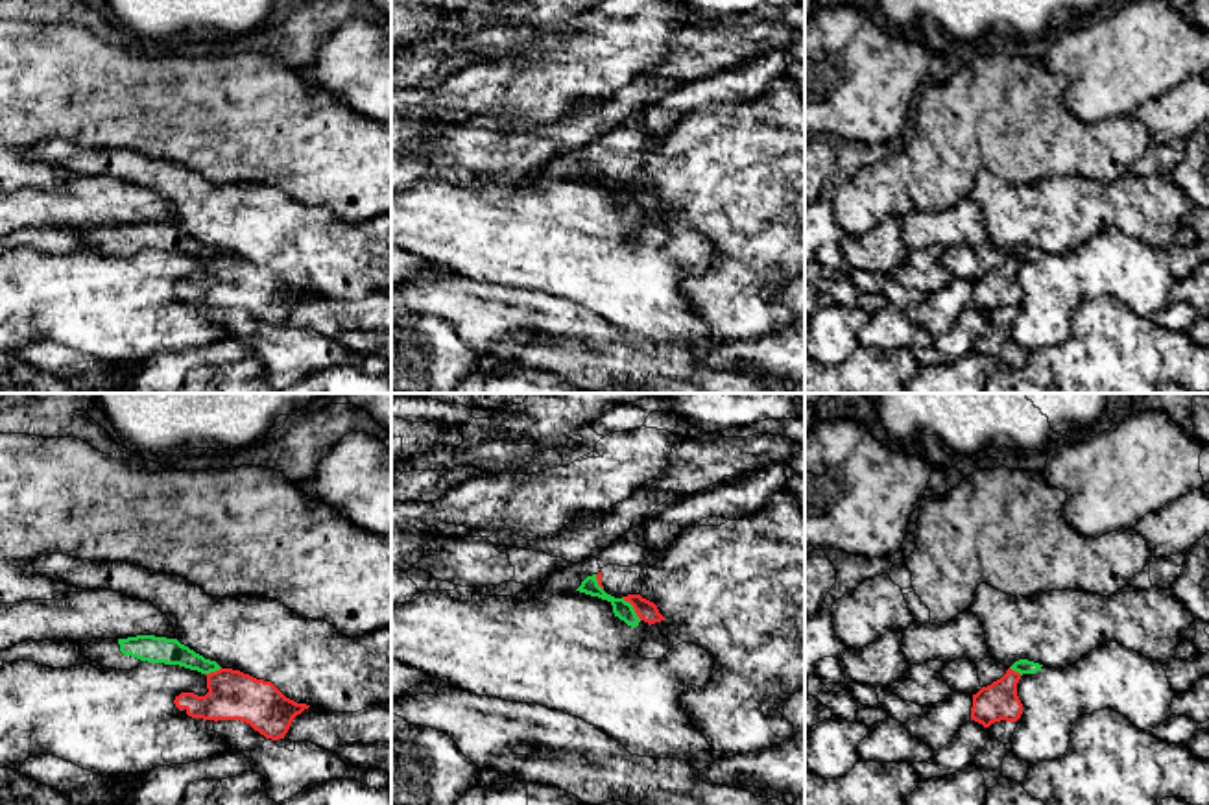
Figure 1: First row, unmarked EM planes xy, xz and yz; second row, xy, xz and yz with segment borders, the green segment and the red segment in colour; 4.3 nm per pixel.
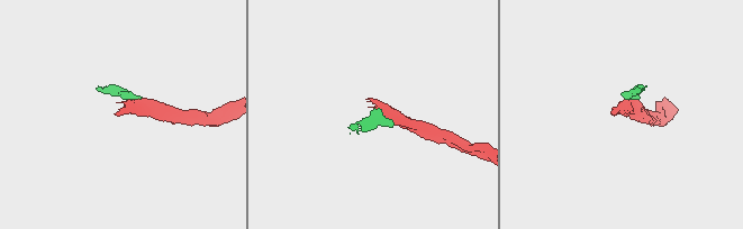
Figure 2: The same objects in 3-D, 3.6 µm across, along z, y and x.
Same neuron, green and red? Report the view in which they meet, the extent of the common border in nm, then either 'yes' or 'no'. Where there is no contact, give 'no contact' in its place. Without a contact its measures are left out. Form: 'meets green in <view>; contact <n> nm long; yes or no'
meets green in xz; contact 130 nm long; no

